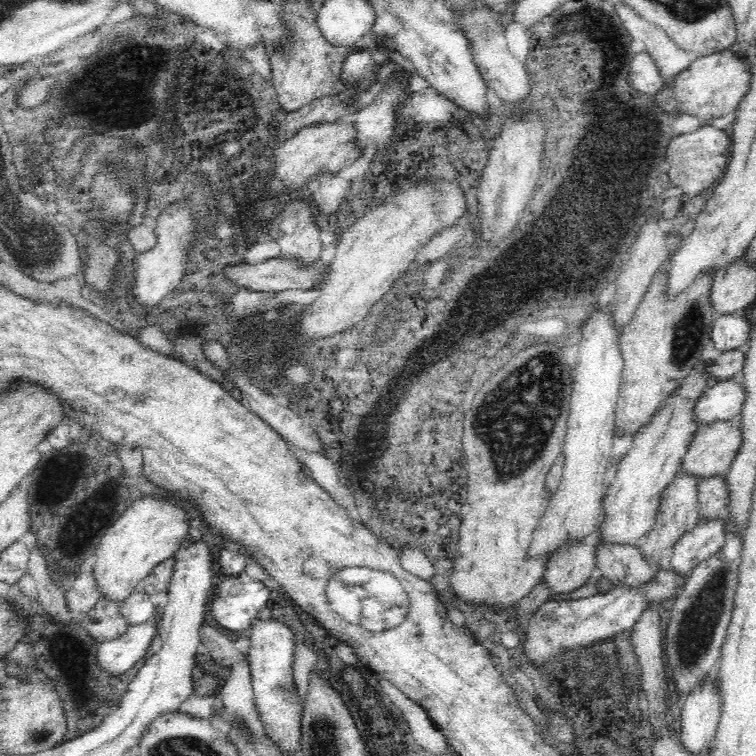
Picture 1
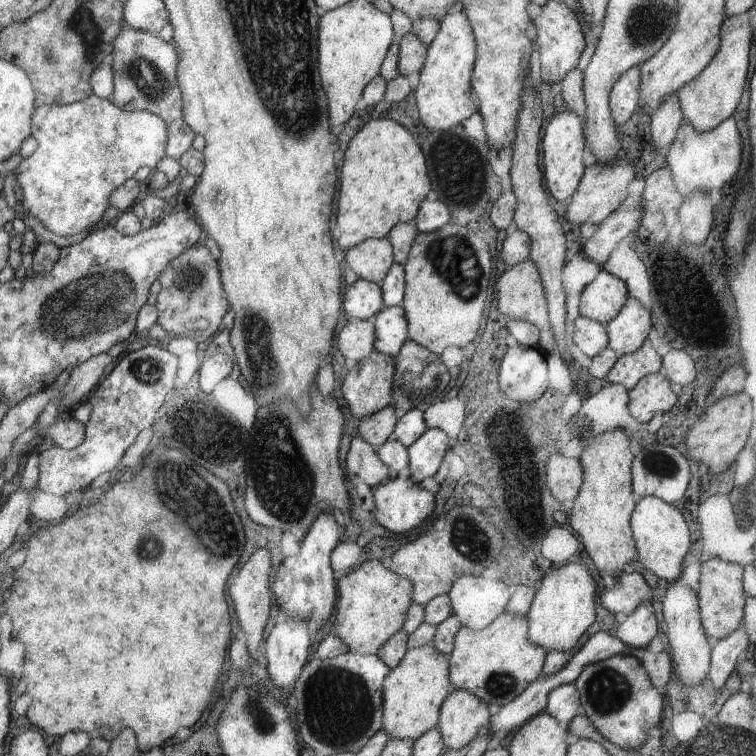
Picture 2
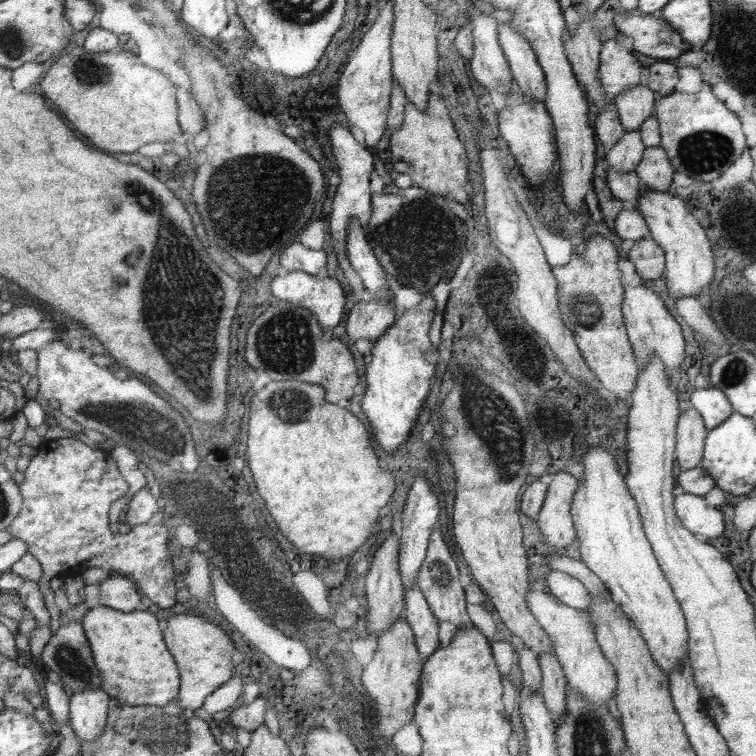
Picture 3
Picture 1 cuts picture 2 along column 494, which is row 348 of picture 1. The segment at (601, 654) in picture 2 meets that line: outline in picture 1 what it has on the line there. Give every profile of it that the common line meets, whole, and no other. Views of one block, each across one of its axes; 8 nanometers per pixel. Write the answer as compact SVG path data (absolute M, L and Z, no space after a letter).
M744 312L736 314L718 314L712 322L712 342L716 346L716 354L728 352L728 350L742 350L750 346L752 338L752 322Z

